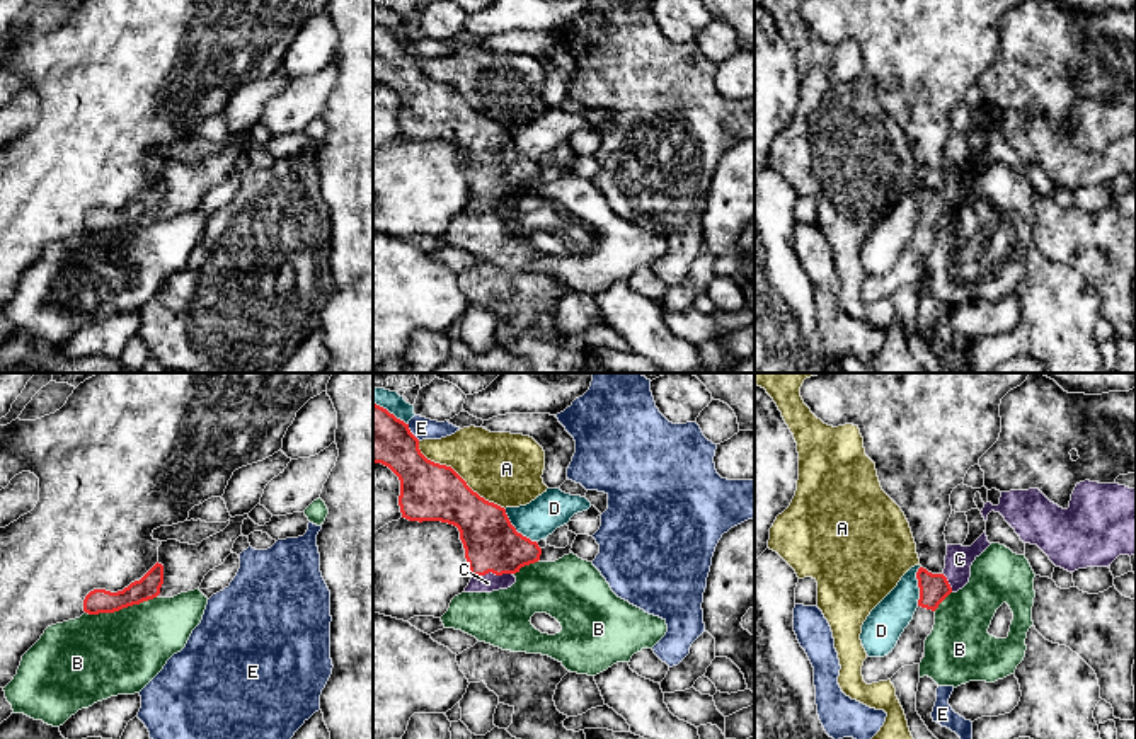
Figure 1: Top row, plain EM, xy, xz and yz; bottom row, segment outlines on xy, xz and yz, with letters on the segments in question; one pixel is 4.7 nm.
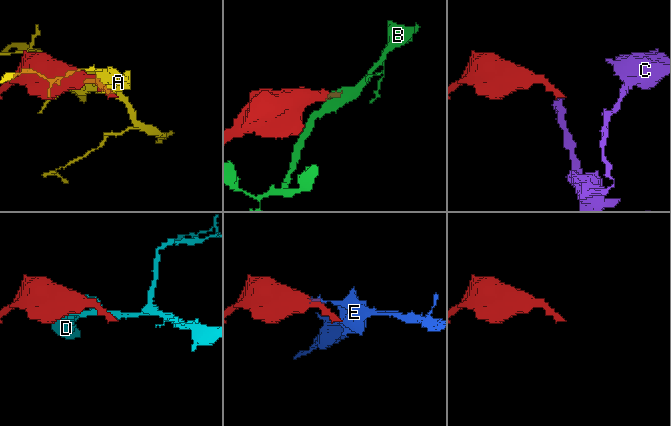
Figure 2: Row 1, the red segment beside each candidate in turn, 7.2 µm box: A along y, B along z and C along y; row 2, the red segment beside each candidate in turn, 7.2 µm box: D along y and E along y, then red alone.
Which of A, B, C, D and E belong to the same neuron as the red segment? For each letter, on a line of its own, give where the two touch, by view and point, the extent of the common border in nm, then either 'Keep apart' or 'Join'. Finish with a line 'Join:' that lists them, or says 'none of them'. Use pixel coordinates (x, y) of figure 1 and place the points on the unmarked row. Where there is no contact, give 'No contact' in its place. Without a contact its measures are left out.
A: Touches red at xz (458, 94). Shared border 550 nm. Keep apart
B: Touches red at xy (121, 227). Shared border 360 nm. Keep apart
C: Touches red at xz (491, 189). Shared border 190 nm. Join
D: Touches red at xz (515, 148). Shared border 220 nm. Keep apart
E: Touches red at xz (411, 51). Shared border 100 nm. Keep apart
Join: C

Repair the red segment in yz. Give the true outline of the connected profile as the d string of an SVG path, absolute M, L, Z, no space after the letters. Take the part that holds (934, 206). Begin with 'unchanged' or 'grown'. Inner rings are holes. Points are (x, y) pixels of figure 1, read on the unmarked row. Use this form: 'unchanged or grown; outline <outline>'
grown; outline M984 148L971 165L947 163L945 187L942 192L932 192L920 186L916 191L920 206L918 225L935 230L950 211L962 208L969 201L972 180L990 163Z

